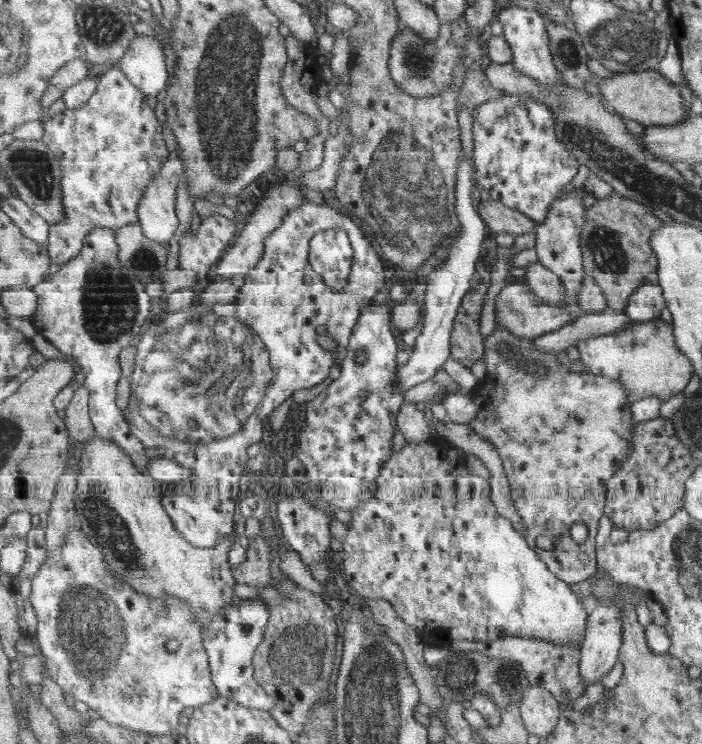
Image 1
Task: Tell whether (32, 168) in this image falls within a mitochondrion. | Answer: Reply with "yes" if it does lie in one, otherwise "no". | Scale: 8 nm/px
yes

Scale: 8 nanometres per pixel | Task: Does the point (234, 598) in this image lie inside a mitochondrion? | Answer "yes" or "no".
no

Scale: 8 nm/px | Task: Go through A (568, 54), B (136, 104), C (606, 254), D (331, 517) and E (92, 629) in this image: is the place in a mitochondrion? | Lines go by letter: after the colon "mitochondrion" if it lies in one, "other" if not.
A: mitochondrion
B: other
C: mitochondrion
D: other
E: mitochondrion

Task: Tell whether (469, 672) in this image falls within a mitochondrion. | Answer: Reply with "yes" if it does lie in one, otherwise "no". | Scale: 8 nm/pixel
yes

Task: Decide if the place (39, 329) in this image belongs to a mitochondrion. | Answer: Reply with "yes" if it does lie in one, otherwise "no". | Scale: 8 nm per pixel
no

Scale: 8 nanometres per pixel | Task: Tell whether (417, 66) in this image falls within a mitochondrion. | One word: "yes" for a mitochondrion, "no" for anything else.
yes

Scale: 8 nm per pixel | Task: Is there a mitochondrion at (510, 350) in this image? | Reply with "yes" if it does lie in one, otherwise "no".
no

